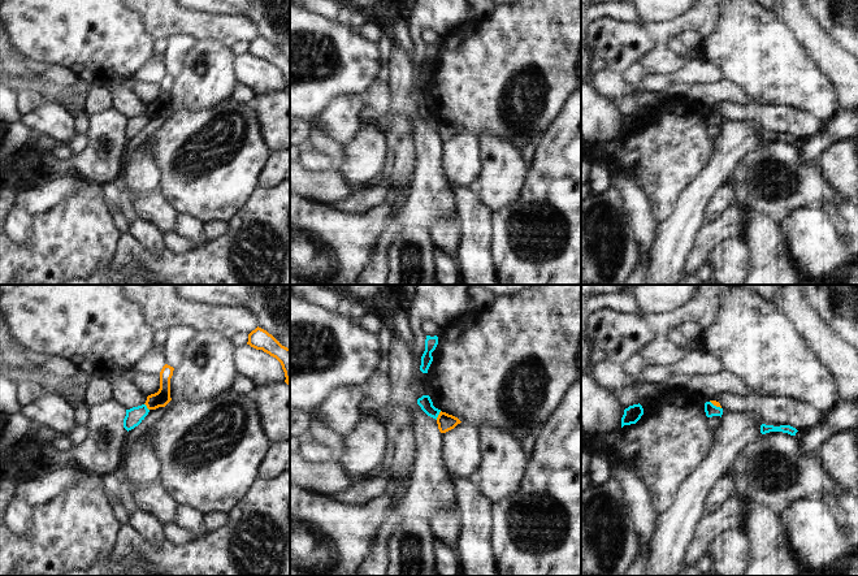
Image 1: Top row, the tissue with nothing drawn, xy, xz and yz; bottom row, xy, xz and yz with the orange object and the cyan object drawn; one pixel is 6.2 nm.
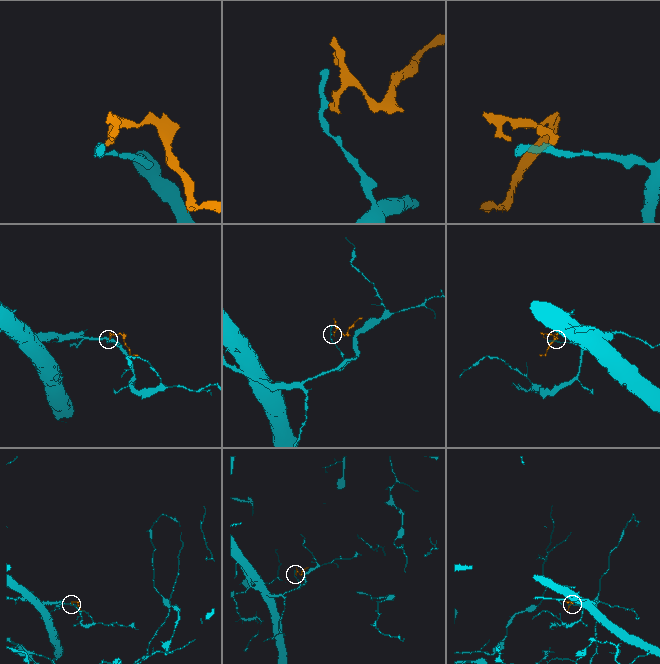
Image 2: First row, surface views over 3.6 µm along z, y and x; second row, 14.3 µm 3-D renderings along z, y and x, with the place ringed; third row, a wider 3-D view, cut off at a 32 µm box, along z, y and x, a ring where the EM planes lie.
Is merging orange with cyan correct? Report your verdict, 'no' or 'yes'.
no

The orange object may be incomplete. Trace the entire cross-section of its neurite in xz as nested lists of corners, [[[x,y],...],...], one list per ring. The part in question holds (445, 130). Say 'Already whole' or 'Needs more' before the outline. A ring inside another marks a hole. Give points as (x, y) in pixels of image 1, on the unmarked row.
Already whole. [[[442,120],[439,121],[437,126],[438,138],[441,142],[446,142],[454,138],[460,131],[462,130],[458,126],[448,124],[446,121],[442,121]]]

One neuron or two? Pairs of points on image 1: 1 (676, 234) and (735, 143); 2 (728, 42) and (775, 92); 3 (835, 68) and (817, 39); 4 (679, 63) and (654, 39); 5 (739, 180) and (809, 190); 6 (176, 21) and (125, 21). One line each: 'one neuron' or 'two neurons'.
1: one neuron
2: one neuron
3: one neuron
4: two neurons
5: one neuron
6: two neurons

